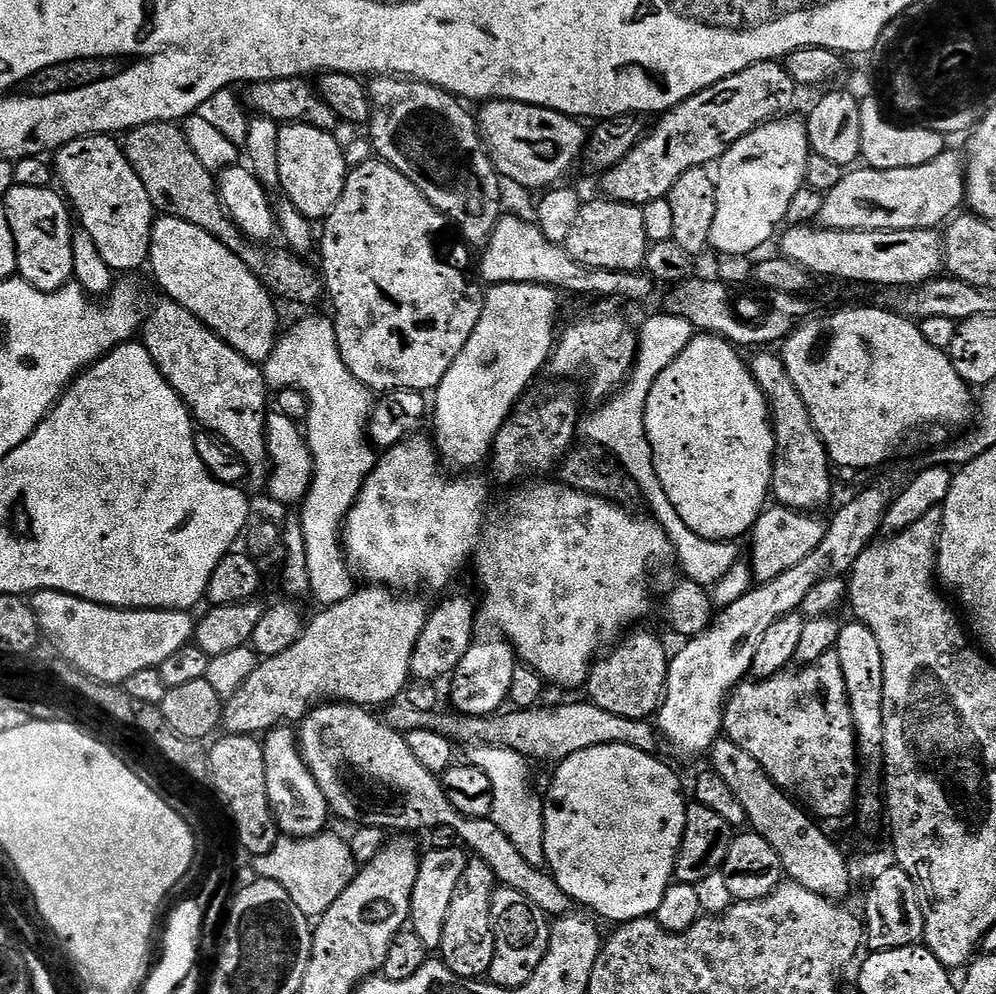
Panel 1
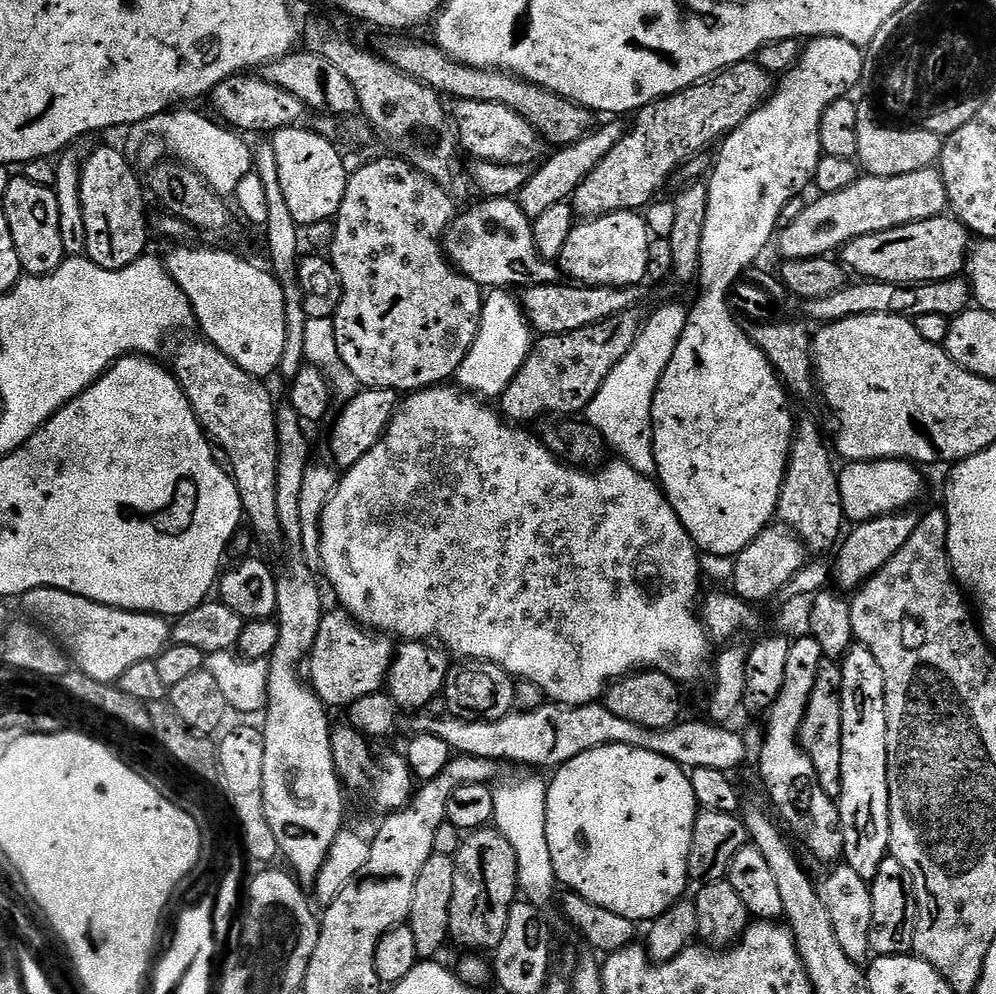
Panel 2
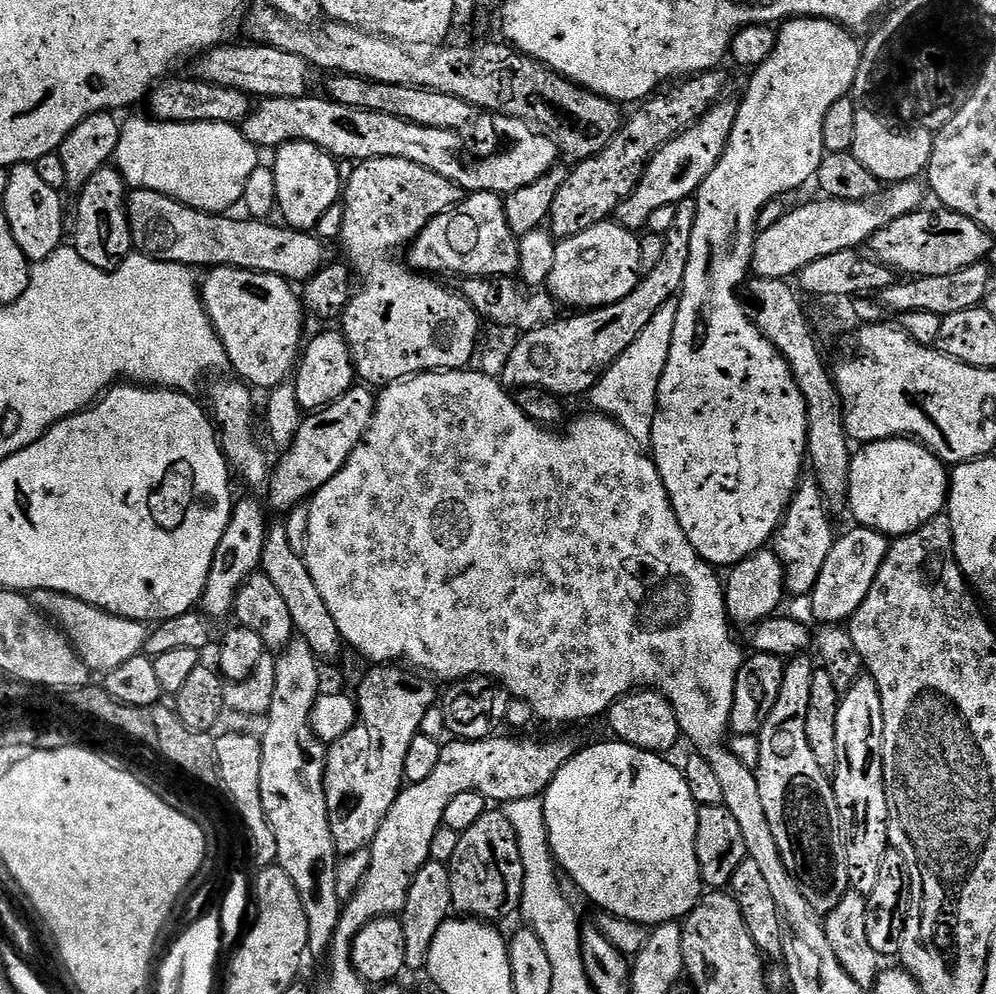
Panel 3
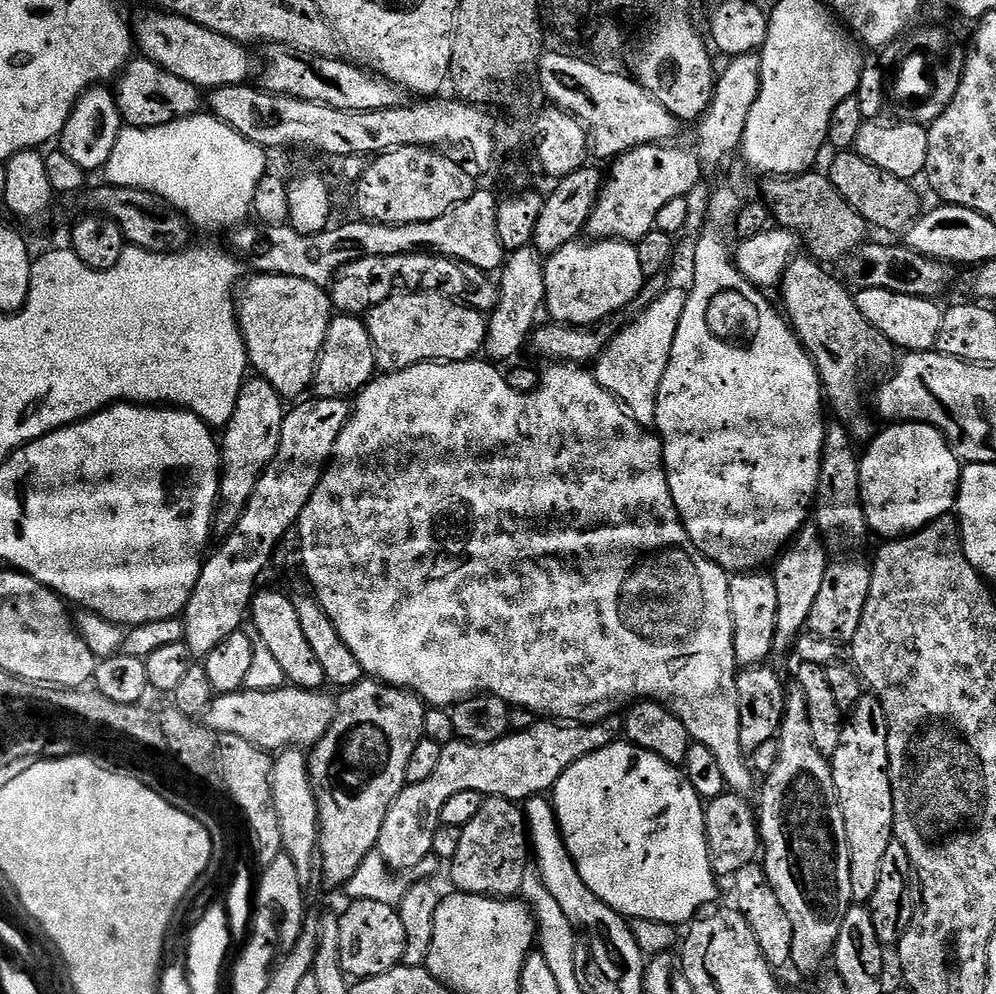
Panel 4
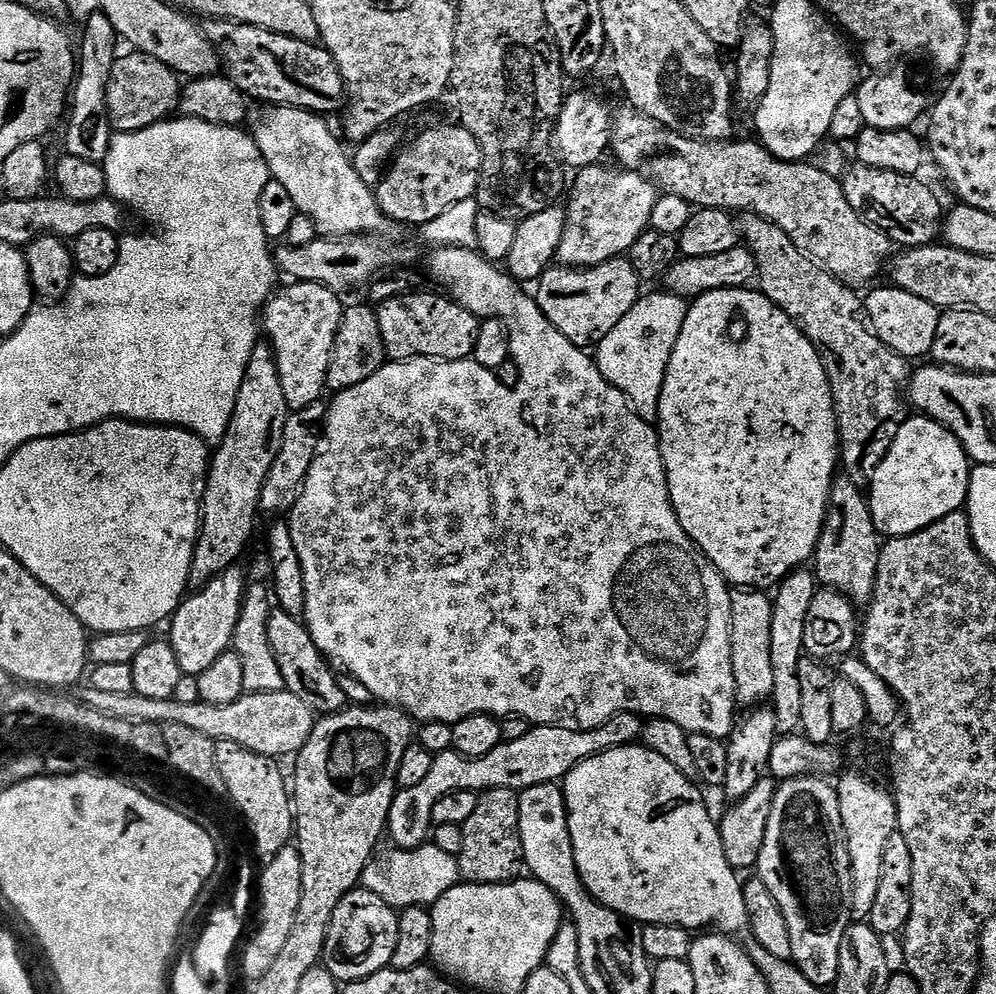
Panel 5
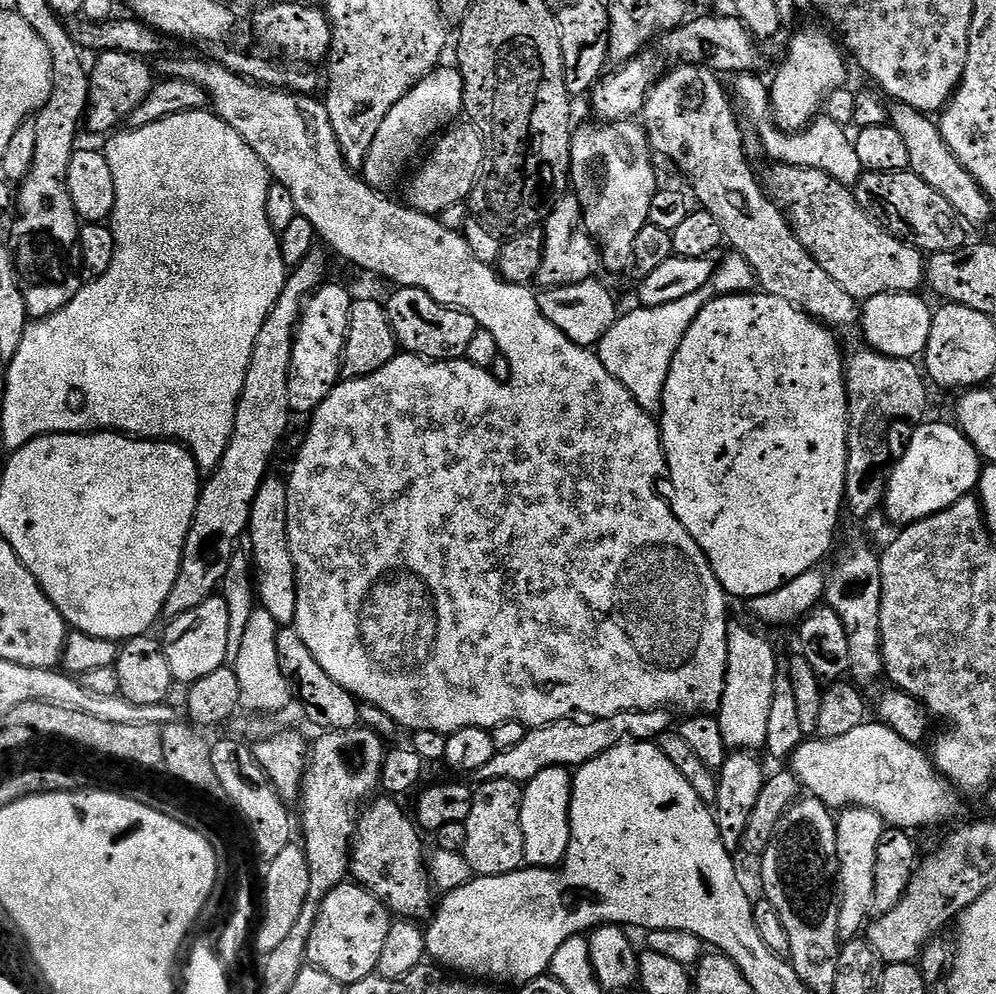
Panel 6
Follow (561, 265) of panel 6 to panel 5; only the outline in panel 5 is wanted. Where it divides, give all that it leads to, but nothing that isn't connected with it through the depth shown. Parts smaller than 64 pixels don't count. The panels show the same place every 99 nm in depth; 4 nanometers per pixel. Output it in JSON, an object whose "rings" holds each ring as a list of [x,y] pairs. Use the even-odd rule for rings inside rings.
{"rings":[[[603,163],[592,164],[588,168],[579,169],[575,173],[576,185],[571,185],[570,195],[567,197],[568,204],[566,203],[566,226],[562,230],[562,243],[558,245],[558,254],[556,255],[556,260],[559,261],[563,267],[566,268],[593,268],[598,266],[602,262],[607,260],[614,260],[623,257],[627,252],[631,250],[634,246],[634,242],[638,242],[638,238],[642,238],[642,234],[649,231],[650,225],[652,223],[652,215],[654,214],[654,206],[656,205],[656,197],[658,195],[658,189],[647,176],[644,176],[641,172],[634,172],[631,170],[619,170],[620,172],[615,172],[612,168],[604,168]]]}

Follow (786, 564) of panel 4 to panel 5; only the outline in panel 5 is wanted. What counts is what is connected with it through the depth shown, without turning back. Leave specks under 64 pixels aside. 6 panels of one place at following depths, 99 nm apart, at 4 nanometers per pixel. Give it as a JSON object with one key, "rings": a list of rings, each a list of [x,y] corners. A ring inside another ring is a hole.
{"rings":[[[797,570],[791,572],[785,580],[780,581],[772,596],[772,617],[770,618],[770,662],[774,666],[774,690],[770,707],[776,715],[776,731],[781,737],[800,732],[802,722],[802,689],[798,682],[798,666],[805,659],[804,639],[806,638],[806,614],[810,614],[810,602],[816,597],[818,581],[811,571]]]}

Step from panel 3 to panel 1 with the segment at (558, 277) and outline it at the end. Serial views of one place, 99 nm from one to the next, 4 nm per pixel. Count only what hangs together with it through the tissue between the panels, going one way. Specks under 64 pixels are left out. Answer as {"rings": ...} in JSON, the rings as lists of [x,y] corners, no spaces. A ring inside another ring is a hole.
{"rings":[[[599,198],[581,203],[578,218],[570,230],[570,238],[562,247],[582,266],[598,270],[618,270],[619,272],[639,272],[644,268],[650,241],[646,238],[646,225],[642,223],[642,207],[623,204],[617,200]]]}

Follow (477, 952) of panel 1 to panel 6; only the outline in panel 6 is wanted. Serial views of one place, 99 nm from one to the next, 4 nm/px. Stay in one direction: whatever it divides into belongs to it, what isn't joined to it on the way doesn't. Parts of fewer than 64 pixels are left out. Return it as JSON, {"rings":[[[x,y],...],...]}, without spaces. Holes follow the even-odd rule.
{"rings":[[[498,778],[486,780],[472,793],[474,806],[470,806],[470,818],[464,820],[466,826],[466,846],[464,847],[464,860],[476,876],[501,876],[518,872],[525,867],[524,835],[522,834],[522,798],[524,789],[521,781]]]}

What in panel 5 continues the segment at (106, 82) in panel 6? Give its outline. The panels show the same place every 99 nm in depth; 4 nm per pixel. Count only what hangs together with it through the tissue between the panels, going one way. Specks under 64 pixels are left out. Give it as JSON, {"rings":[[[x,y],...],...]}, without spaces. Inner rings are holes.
{"rings":[[[135,50],[125,51],[114,62],[110,82],[106,86],[106,110],[113,133],[137,132],[146,126],[154,126],[167,120],[180,104],[181,77],[170,70],[158,58]]]}

